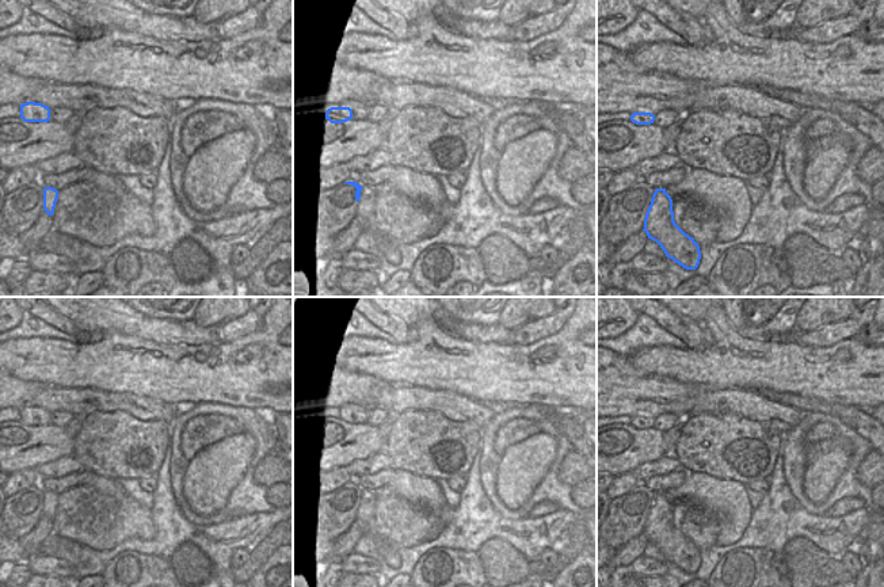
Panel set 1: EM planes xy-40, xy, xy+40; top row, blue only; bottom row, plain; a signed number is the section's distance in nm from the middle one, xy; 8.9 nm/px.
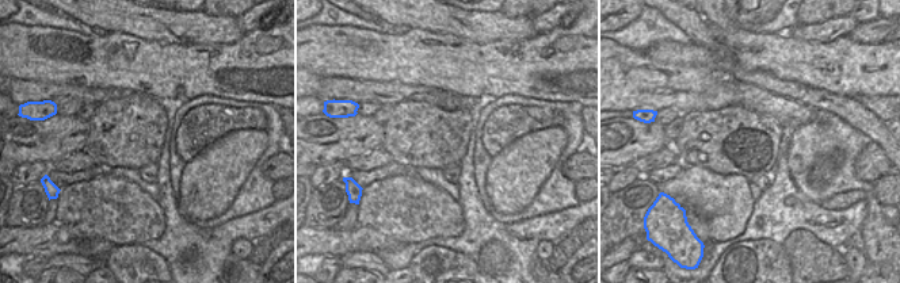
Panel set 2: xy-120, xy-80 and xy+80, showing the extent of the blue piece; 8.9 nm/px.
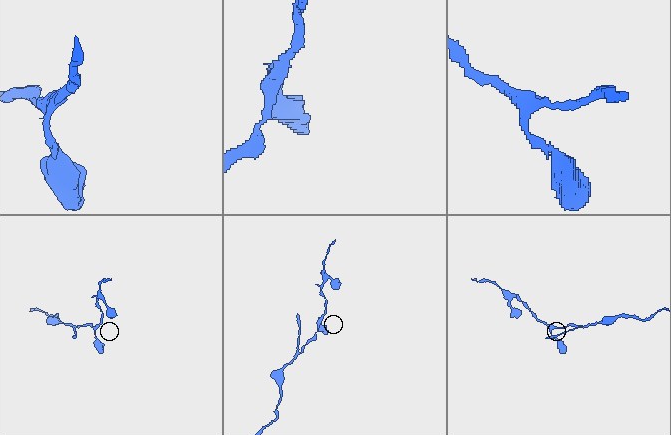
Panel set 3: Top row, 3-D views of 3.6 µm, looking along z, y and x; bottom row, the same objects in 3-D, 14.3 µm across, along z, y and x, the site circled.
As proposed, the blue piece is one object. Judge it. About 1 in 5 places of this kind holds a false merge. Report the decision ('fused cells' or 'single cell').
single cell

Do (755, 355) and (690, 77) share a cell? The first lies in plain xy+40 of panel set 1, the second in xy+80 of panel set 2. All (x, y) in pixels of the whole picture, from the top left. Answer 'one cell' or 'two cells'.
two cells

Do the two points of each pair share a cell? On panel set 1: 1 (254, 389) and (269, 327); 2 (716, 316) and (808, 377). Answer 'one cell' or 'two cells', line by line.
1: one cell
2: one cell

